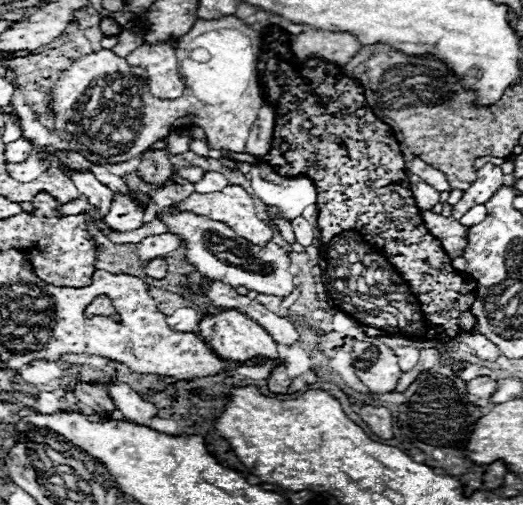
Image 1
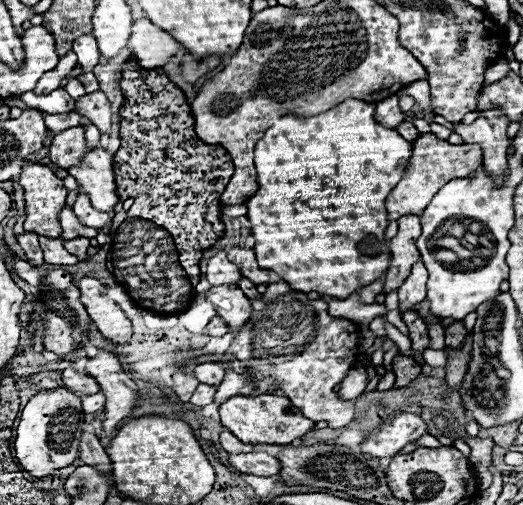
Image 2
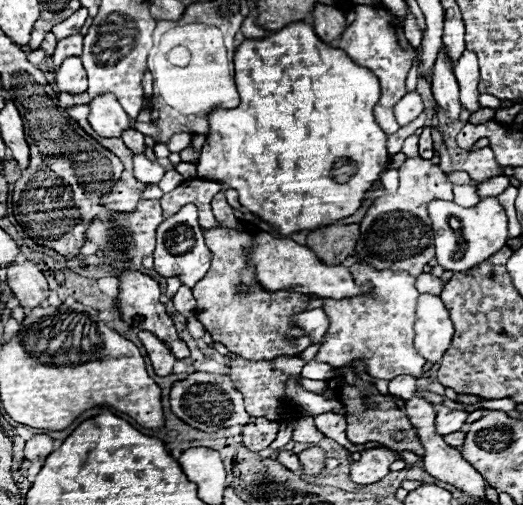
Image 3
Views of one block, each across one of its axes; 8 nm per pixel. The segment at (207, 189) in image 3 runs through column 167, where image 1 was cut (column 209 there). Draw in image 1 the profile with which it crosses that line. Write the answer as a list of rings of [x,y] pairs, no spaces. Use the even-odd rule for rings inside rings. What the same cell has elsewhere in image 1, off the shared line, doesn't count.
[[[228,186],[222,192],[210,192],[210,194],[194,192],[186,200],[176,204],[176,208],[178,210],[190,210],[190,212],[196,212],[200,216],[208,216],[212,220],[220,220],[220,222],[228,224],[230,228],[234,228],[238,236],[244,236],[246,240],[252,240],[252,244],[268,244],[274,236],[274,228],[270,228],[264,220],[258,218],[258,210],[256,210],[256,204],[254,204],[252,196],[240,186]]]

